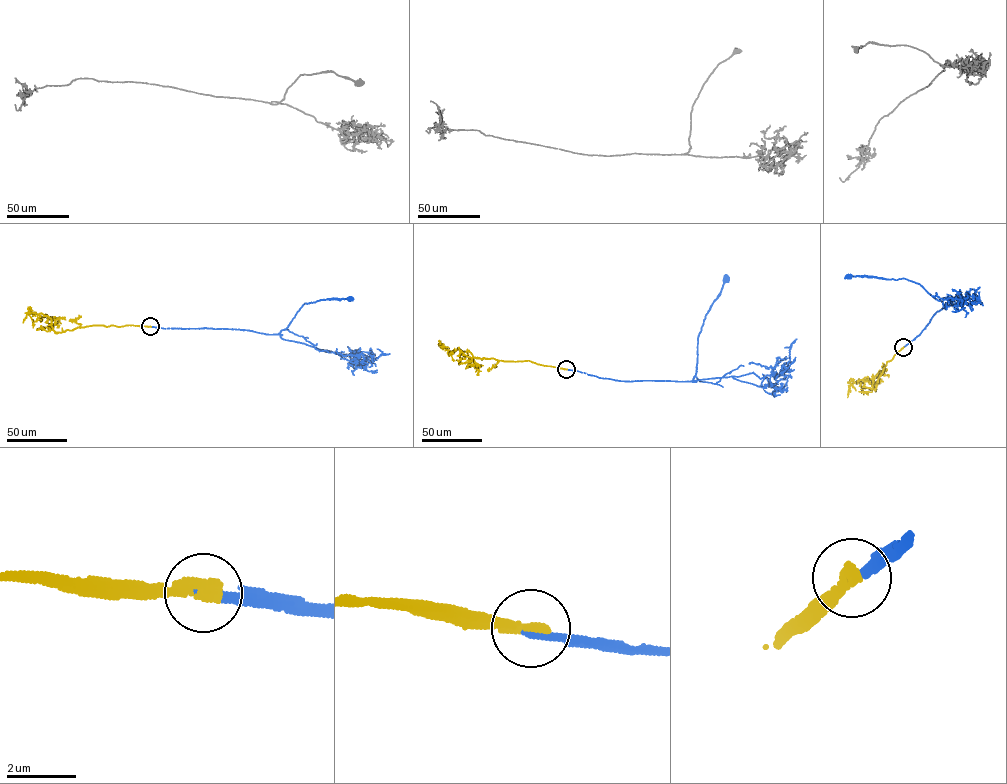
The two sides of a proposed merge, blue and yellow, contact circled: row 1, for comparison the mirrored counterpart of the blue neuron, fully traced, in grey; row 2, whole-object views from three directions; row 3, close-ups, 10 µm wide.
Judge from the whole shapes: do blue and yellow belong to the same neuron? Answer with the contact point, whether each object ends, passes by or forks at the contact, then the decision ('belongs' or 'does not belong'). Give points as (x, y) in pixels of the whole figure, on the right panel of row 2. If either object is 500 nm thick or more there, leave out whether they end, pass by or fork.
place (903, 347); blue ends; yellow ends; does not belong

